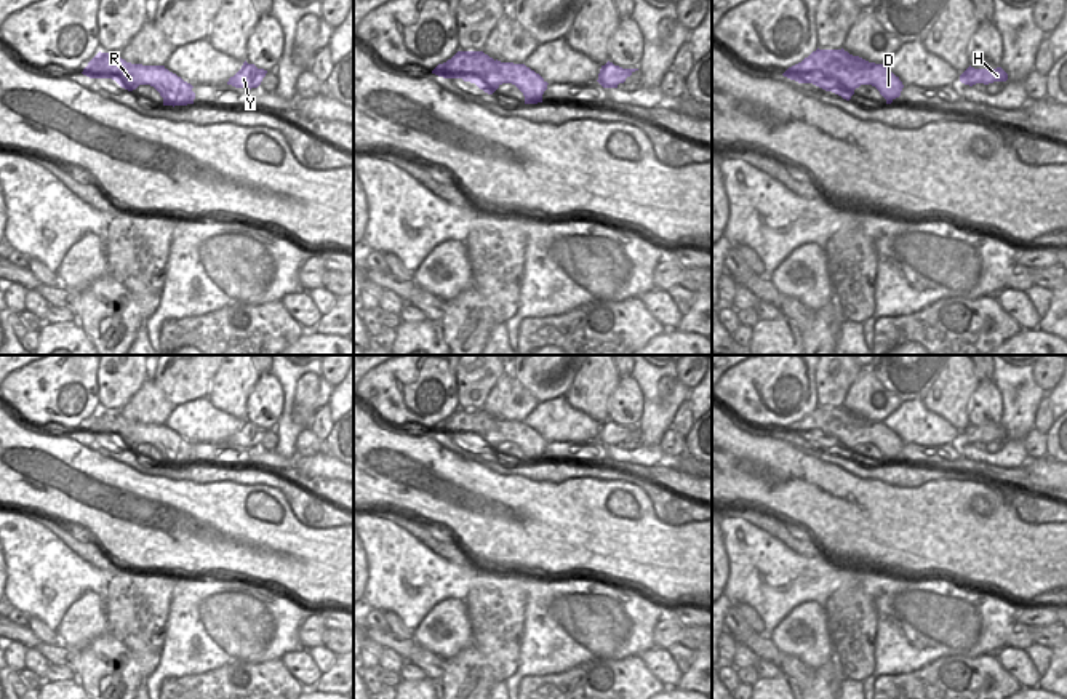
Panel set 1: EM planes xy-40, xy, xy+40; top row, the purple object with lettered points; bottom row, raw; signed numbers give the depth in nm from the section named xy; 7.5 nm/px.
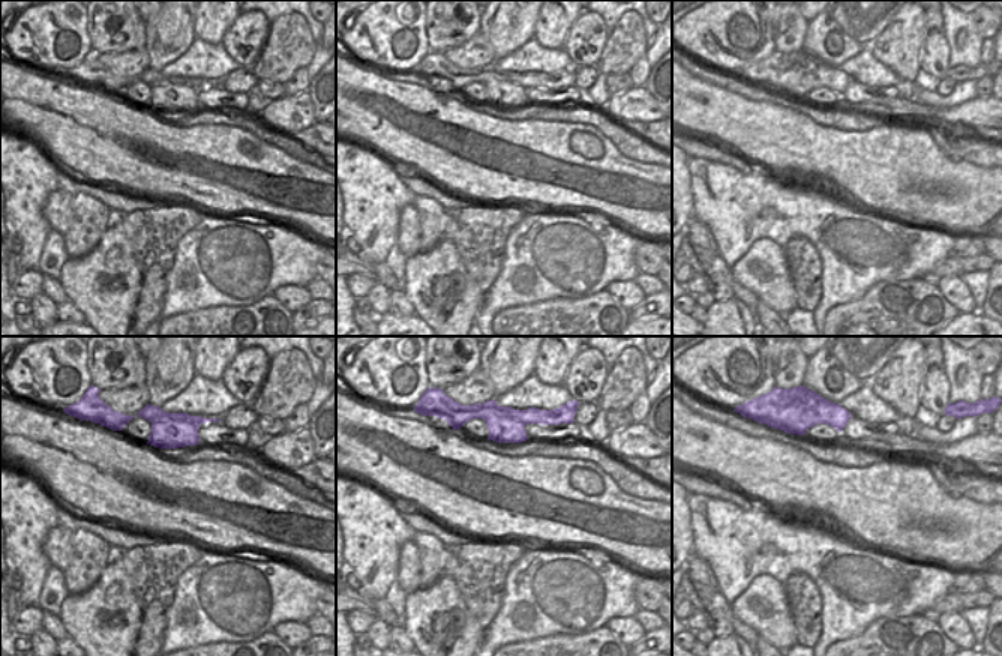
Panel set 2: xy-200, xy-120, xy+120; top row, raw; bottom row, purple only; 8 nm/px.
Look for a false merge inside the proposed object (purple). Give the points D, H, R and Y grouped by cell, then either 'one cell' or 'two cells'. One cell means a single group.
D / H R Y; two cells

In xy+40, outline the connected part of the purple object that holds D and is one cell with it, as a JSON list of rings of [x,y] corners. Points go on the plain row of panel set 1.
[[[854,414],[854,419],[851,422],[846,422],[846,425],[849,429],[864,429],[865,432],[862,433],[862,437],[869,437],[869,441],[861,441],[861,443],[872,443],[875,445],[880,453],[886,457],[886,462],[891,462],[896,456],[901,454],[899,445],[901,445],[901,438],[899,435],[896,435],[893,430],[889,430],[883,422],[875,422],[875,421],[869,421],[859,414]]]

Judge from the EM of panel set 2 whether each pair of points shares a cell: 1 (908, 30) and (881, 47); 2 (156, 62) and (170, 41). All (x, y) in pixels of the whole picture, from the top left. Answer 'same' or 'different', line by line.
1: same
2: same

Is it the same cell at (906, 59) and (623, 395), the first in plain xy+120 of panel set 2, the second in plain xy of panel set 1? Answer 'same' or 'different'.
different

